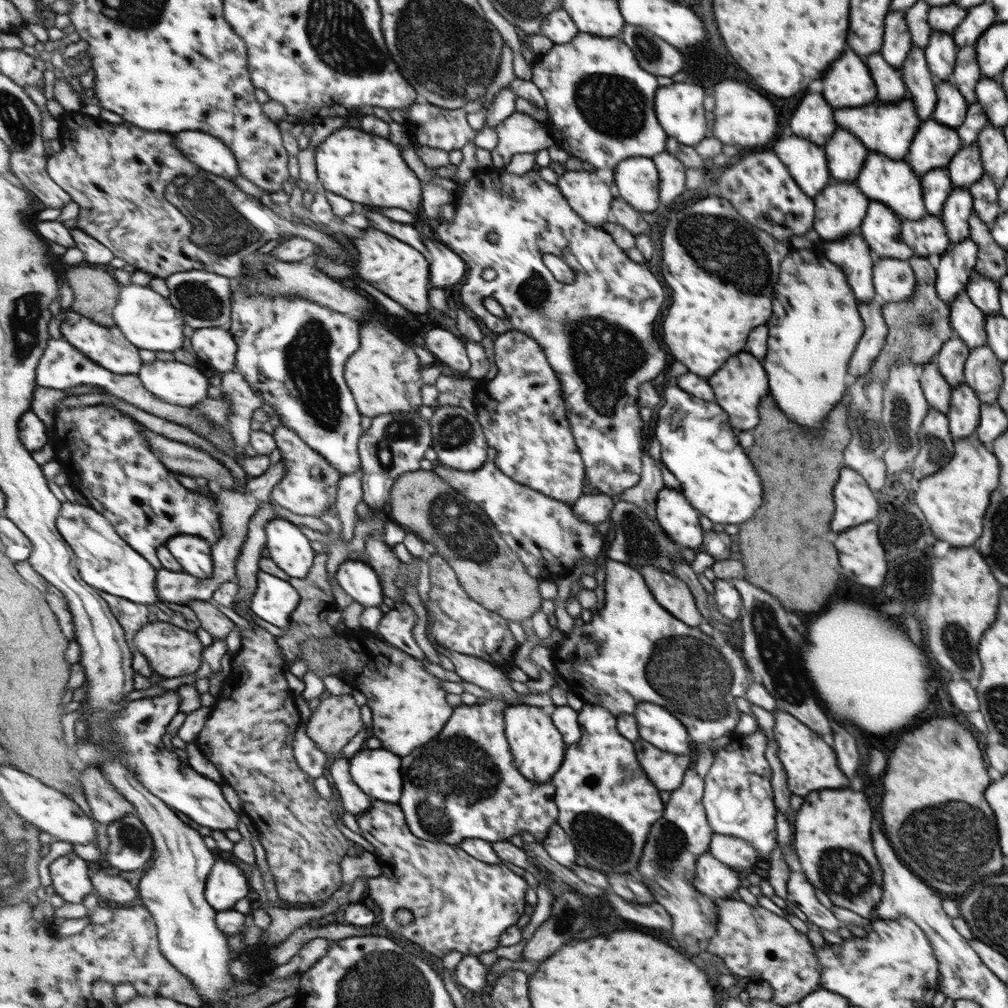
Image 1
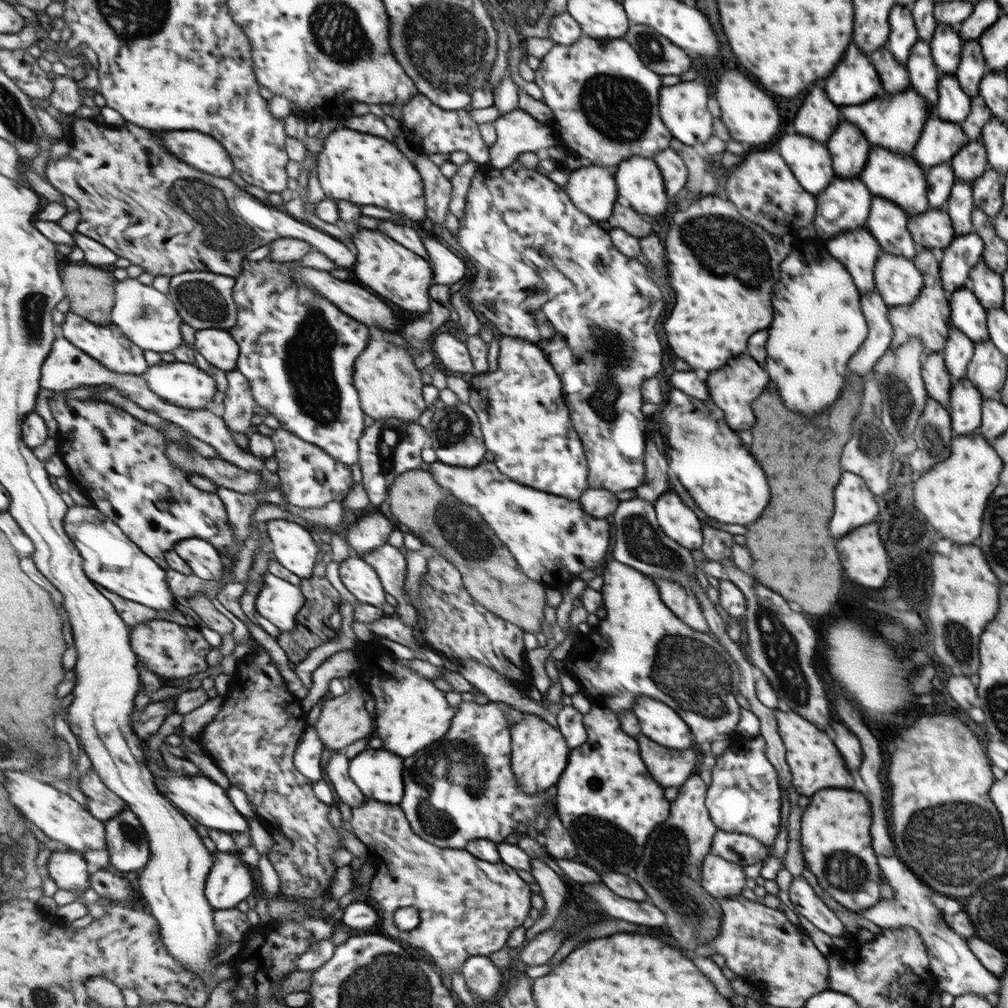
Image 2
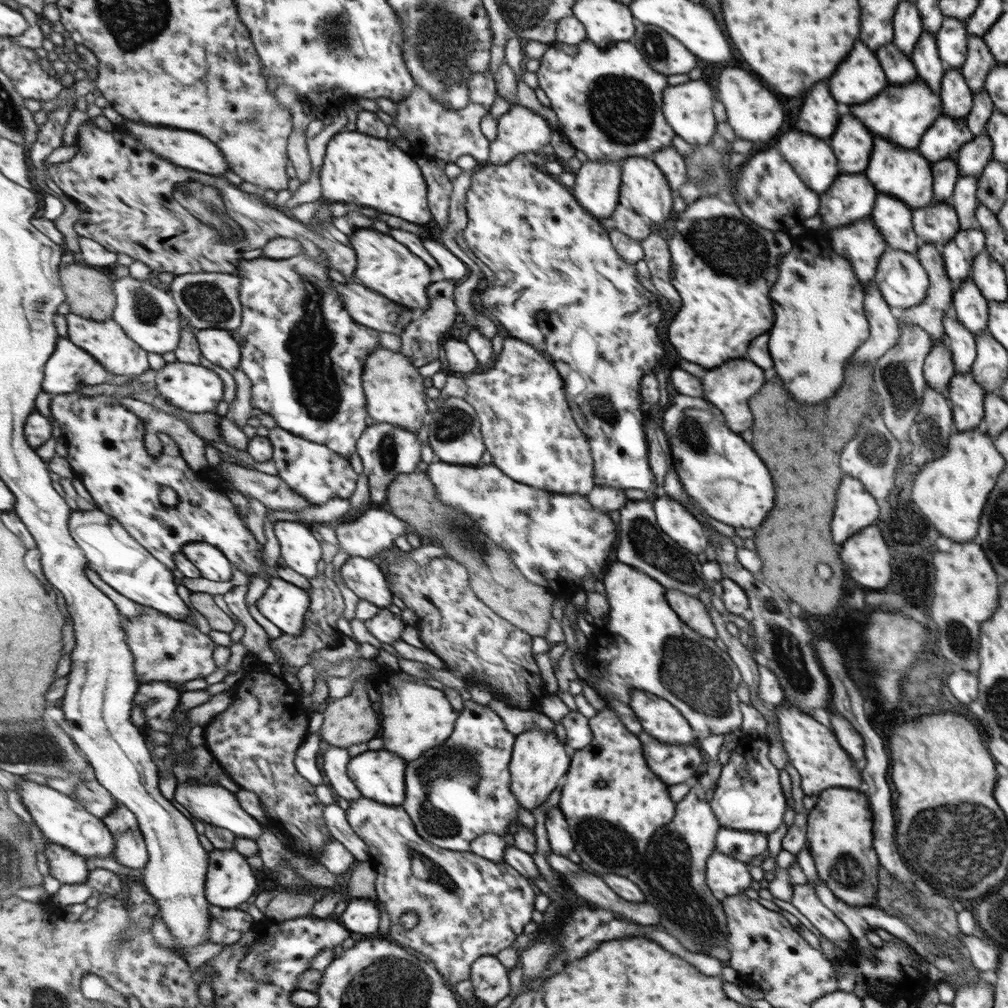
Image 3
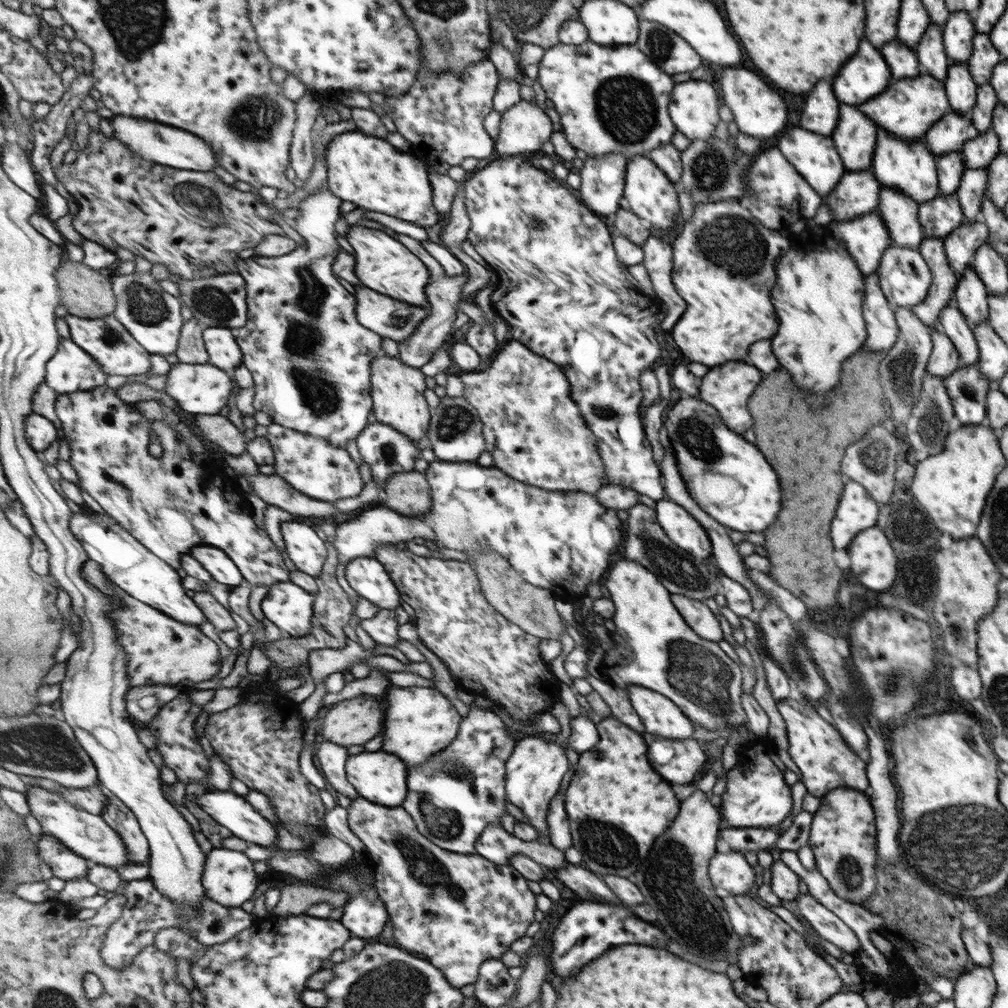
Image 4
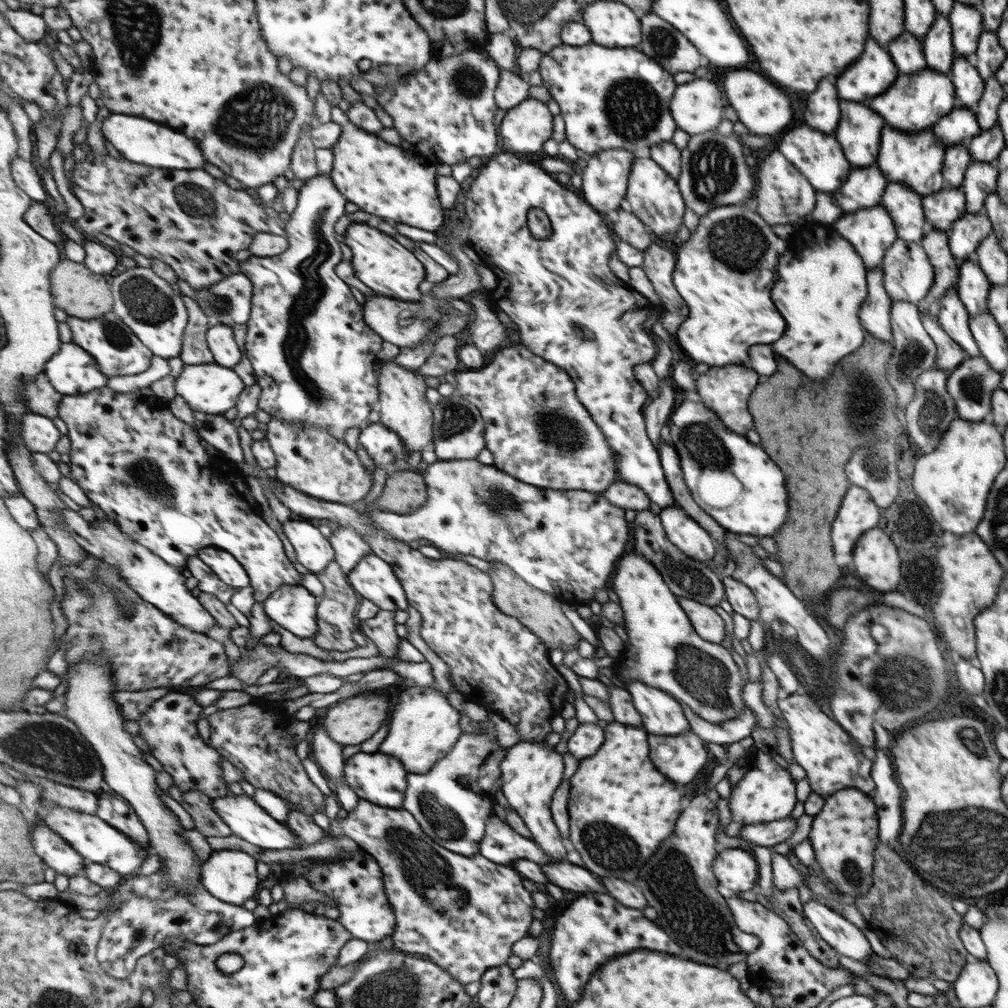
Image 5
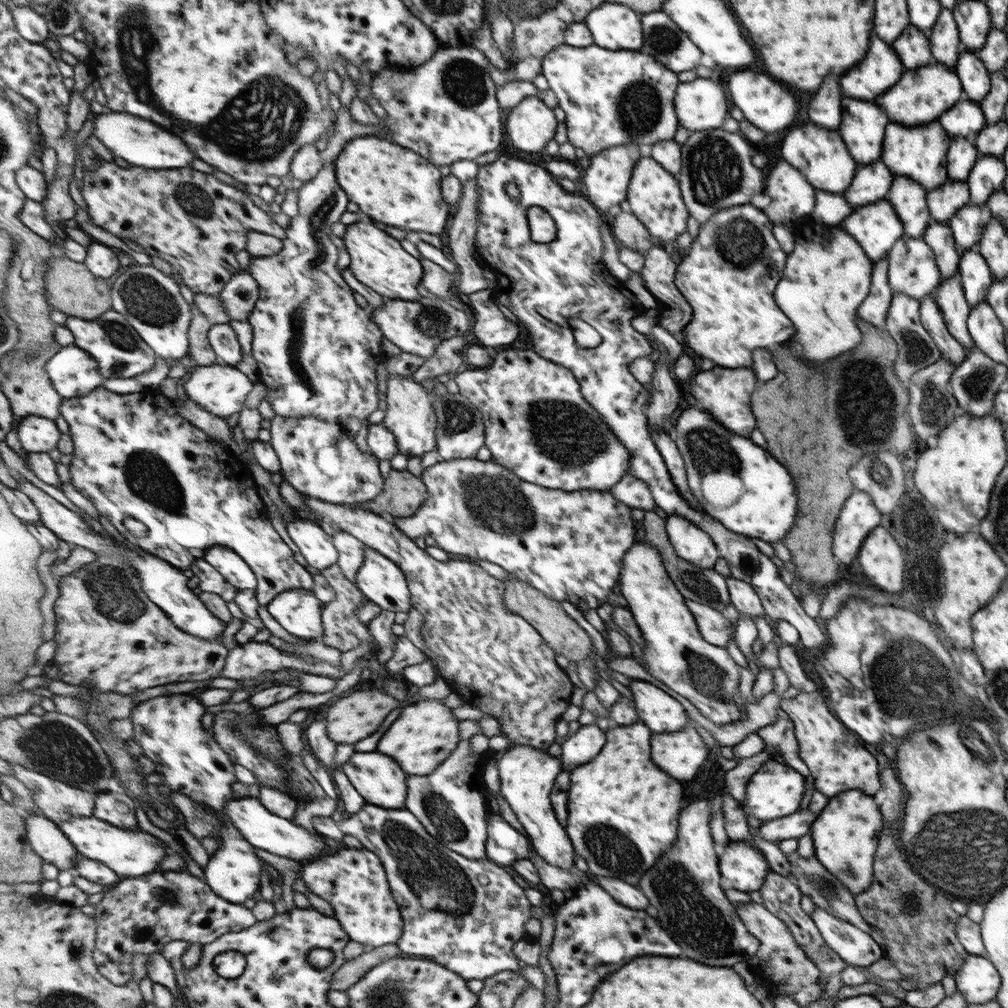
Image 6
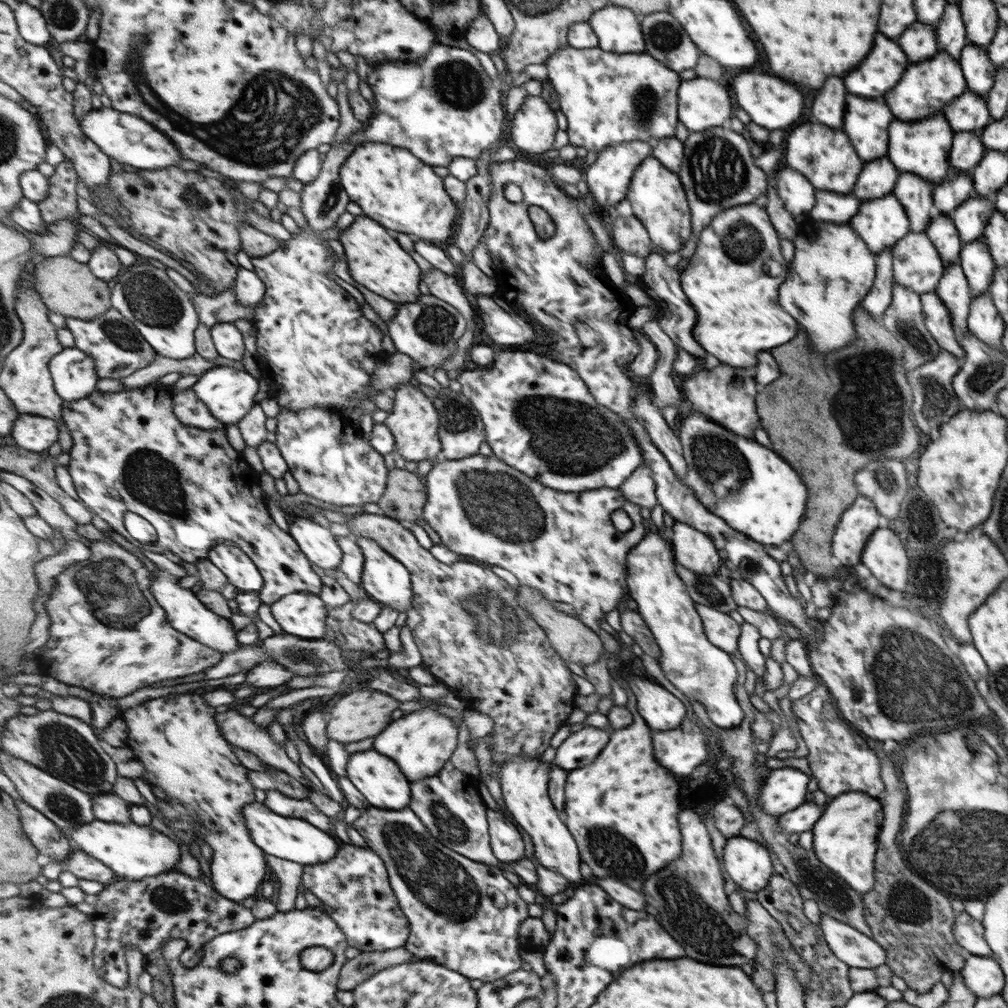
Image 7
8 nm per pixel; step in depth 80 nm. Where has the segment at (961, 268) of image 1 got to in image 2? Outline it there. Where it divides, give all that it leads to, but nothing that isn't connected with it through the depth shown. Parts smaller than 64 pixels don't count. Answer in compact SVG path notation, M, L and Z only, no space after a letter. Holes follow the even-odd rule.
M967 233L964 235L954 236L951 242L942 248L943 257L939 264L939 282L941 288L945 292L953 292L966 287L968 282L969 270L980 261L982 248L984 244L982 240L975 233Z

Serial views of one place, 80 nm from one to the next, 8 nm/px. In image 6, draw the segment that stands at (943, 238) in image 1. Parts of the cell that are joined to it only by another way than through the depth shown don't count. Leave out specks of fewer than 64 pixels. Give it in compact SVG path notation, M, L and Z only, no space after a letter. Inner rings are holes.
M947 178L937 188L926 193L926 205L931 222L947 223L950 216L969 200L969 191L964 181Z

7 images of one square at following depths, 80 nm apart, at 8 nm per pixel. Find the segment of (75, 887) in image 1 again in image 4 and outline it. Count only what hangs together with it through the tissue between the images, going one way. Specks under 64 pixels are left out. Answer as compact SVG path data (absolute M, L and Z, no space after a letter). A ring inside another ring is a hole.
M43 832L37 841L44 862L52 869L55 877L69 882L88 877L92 863L66 847L59 839Z

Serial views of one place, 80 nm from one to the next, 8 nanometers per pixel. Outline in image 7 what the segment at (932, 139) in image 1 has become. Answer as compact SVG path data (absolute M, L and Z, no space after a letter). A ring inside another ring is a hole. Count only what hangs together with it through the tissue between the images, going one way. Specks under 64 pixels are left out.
M965 91L963 95L959 95L953 101L945 104L942 113L955 133L961 131L979 132L991 121L985 96L971 91Z

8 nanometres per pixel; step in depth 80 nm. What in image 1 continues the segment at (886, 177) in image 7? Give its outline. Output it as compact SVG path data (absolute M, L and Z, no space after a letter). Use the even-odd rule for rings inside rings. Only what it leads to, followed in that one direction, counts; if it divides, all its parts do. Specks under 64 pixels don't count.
M830 182L825 190L815 195L814 222L812 229L818 234L820 243L842 239L845 235L858 232L862 220L866 216L866 208L869 206L868 198L859 190L855 182Z

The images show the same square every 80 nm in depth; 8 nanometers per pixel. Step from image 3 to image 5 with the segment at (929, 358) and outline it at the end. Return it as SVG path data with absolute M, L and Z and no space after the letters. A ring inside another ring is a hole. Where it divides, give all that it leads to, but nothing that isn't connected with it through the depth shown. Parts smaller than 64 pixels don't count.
M927 311L927 314L921 314L921 320L922 327L936 346L936 359L933 367L937 367L945 372L951 372L967 357L966 352L963 352L961 347L947 336L947 333L937 322L934 312Z

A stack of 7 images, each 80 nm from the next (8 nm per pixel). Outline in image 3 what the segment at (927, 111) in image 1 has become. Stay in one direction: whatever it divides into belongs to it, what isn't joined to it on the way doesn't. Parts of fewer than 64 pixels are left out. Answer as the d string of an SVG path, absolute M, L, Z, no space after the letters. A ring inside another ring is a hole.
M922 31L921 38L915 43L914 50L909 54L914 64L917 79L923 81L931 92L939 92L939 84L942 84L943 66L941 57L938 55L937 36Z

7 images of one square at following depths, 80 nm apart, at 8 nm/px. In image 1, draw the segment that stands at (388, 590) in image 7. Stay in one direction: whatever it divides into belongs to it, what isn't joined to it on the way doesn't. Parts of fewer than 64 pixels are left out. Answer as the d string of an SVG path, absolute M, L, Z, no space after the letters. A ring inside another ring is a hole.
M355 557L348 558L337 570L338 584L363 607L378 607L386 597L382 580L371 565Z

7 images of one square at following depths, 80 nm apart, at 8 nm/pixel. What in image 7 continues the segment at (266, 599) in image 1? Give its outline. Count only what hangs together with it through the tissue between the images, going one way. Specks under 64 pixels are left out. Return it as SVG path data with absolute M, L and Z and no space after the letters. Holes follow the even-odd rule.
M303 591L284 596L272 604L272 613L285 632L302 639L325 639L328 631L326 602Z

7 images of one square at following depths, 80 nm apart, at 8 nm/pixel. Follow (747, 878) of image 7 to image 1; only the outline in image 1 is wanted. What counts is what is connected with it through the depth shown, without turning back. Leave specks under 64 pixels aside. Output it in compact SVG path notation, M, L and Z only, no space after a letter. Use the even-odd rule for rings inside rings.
M704 852L698 856L694 880L691 883L700 893L711 899L727 899L740 886L737 872L727 867L711 854Z

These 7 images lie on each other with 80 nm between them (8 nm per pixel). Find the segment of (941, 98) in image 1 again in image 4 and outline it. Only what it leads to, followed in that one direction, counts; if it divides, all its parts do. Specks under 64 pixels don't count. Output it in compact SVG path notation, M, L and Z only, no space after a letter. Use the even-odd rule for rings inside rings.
M952 65L943 81L951 111L968 114L976 99L977 85L965 66Z

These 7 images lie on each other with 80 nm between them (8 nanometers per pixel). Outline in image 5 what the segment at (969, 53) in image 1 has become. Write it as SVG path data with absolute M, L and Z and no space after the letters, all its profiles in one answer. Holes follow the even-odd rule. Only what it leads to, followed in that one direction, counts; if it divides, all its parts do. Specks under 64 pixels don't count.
M983 30L979 35L971 60L979 76L985 80L994 76L995 71L1001 67L1006 56L1005 49L999 44L994 31Z

